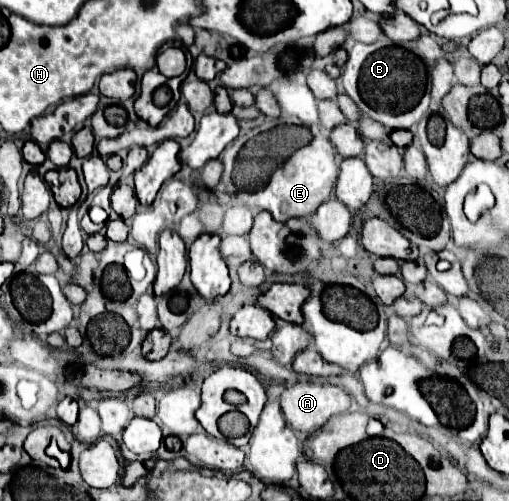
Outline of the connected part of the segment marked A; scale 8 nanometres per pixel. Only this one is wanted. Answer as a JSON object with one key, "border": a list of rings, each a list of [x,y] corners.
{"border":[[[295,383],[281,395],[281,411],[287,423],[303,433],[323,427],[333,415],[349,409],[349,395],[335,385]]]}

